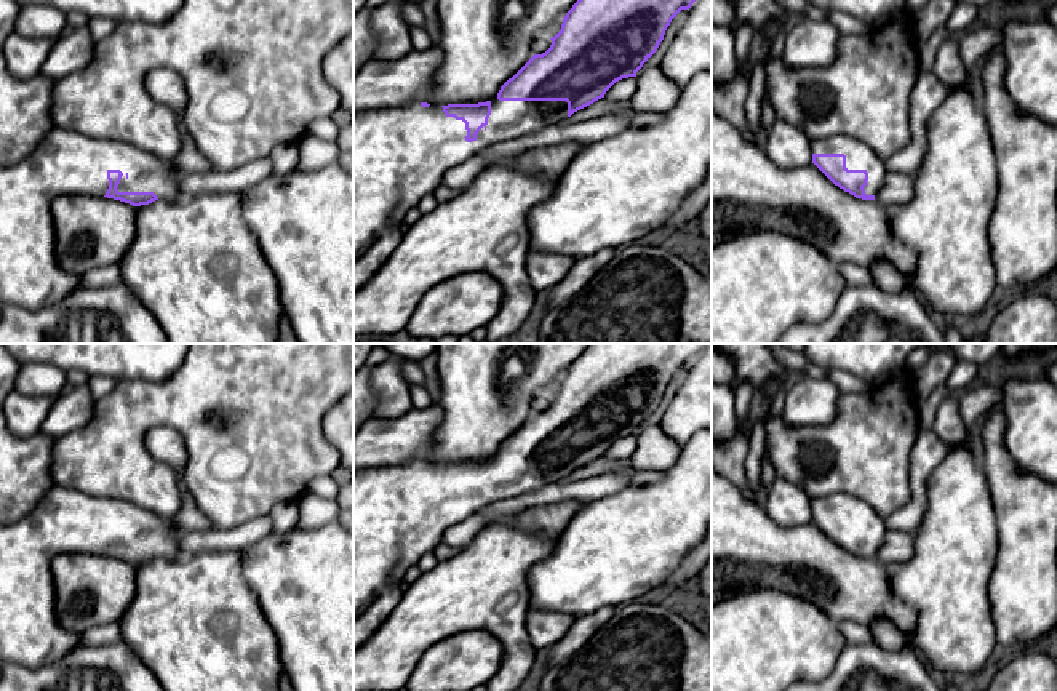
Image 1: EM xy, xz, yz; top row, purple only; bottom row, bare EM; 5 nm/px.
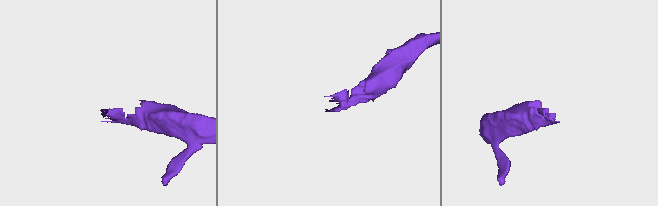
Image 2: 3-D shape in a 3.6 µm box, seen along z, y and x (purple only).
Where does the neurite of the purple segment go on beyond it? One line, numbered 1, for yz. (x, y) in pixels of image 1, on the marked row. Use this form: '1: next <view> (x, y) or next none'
1: next yz (859, 155)

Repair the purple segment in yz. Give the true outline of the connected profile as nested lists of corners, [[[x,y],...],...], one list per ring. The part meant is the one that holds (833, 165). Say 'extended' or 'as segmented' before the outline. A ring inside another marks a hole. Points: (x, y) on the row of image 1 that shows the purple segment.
extended; [[[846,134],[812,141],[812,163],[840,189],[856,198],[875,200],[887,170],[867,144]]]

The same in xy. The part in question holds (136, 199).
extended; [[[54,126],[22,162],[0,166],[0,307],[38,310],[82,290],[80,275],[66,272],[56,259],[51,214],[54,198],[86,194],[133,206],[149,205],[158,198],[177,202],[182,200],[181,178],[168,160],[136,146]]]

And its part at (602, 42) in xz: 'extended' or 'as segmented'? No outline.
extended

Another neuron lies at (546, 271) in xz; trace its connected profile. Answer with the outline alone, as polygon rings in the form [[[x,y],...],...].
[[[528,251],[526,270],[536,291],[555,286],[571,270],[574,259],[561,254]]]

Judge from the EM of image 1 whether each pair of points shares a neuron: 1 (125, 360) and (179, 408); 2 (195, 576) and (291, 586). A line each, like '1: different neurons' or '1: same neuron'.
1: different neurons
2: different neurons

